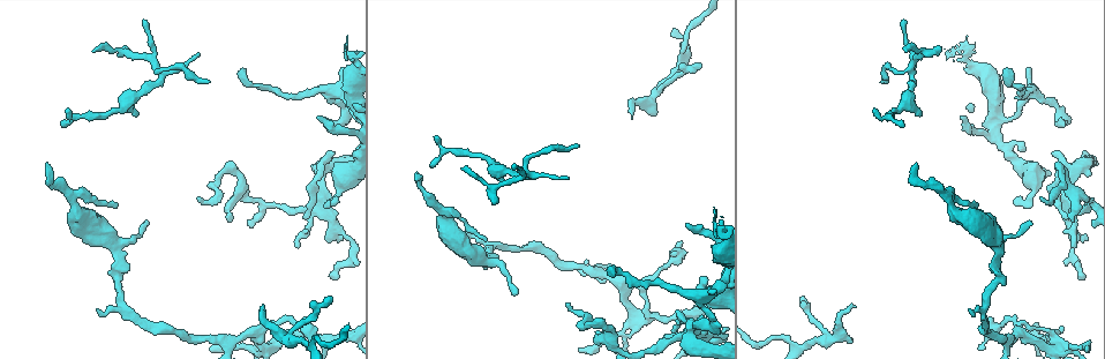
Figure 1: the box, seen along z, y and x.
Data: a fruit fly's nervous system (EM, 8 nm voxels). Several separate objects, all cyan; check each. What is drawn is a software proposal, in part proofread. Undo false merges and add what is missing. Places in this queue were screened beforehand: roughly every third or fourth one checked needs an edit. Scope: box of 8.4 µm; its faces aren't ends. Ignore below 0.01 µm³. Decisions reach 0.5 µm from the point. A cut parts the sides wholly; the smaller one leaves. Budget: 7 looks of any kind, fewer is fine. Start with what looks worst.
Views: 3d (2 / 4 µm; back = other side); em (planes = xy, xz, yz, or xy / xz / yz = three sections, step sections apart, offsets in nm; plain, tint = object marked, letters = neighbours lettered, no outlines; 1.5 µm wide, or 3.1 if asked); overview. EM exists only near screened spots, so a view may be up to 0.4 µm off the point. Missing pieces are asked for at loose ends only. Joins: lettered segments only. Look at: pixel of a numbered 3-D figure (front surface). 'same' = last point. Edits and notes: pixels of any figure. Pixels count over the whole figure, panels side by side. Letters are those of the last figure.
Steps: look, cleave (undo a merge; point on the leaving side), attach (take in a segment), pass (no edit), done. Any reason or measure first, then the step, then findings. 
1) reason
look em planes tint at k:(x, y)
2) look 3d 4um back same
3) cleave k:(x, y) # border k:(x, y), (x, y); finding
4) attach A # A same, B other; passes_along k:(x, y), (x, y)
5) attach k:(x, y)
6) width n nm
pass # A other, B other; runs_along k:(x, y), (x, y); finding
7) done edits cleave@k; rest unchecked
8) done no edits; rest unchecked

sharp bend
look 3d 2um back at 1:(1057, 113)

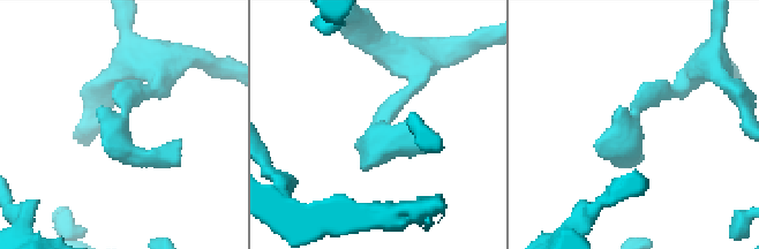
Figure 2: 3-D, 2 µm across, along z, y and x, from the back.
look em planes letters at 2:(627, 136)

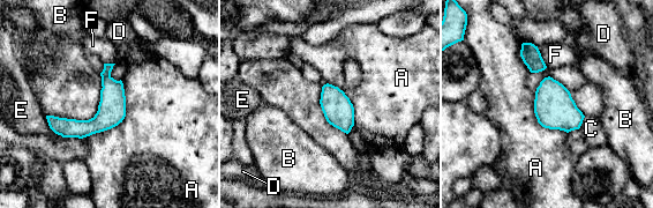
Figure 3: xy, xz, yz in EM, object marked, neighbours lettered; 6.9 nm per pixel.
pass # A other, B other, C other, D other, E other, F other; border 3:(121, 80), (125, 117), (82, 139); continuous, no second cell

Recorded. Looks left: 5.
calibre changes
look em planes tint at 1:(118, 110)

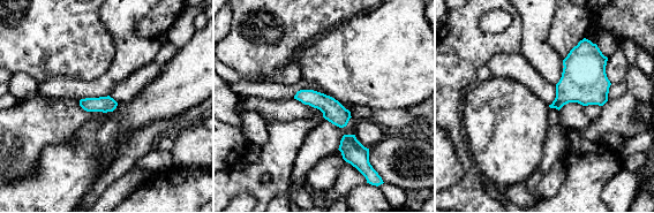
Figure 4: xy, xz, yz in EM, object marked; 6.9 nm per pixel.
what lies round it
look em planes letters same

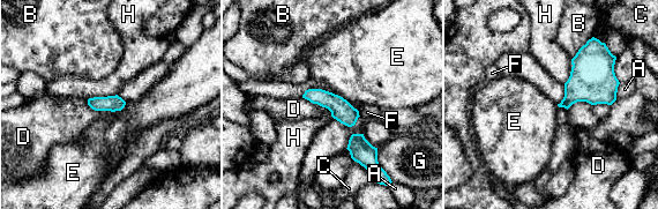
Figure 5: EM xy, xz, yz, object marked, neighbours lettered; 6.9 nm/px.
pass # A other, B other, C other, D other, E other, F other, G other, H other; one cell here

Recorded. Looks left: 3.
look em planes letters at 1:(198, 54)

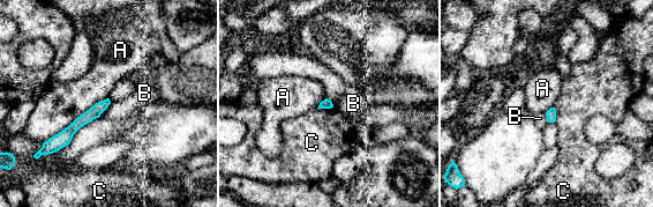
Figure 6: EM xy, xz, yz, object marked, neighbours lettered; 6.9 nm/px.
width 70 nm
pass # A other, B other, C other; none of them fits

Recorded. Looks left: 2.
done no edits; rest unchecked

